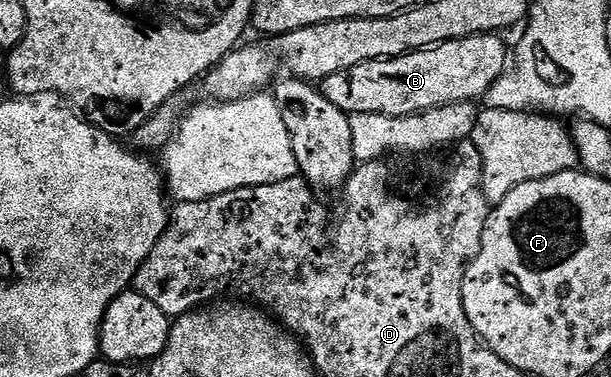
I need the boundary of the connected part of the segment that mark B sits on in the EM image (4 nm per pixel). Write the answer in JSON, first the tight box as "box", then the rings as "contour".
{"box":[320,33,508,117],"contour":[[[477,33],[455,41],[445,41],[428,49],[417,49],[405,57],[387,57],[384,61],[365,61],[356,67],[348,67],[336,75],[328,75],[320,82],[320,90],[329,103],[334,103],[346,114],[367,113],[389,117],[411,117],[427,113],[430,109],[444,107],[461,101],[477,102],[485,98],[486,92],[507,72],[508,49],[501,36],[492,33]]]}

